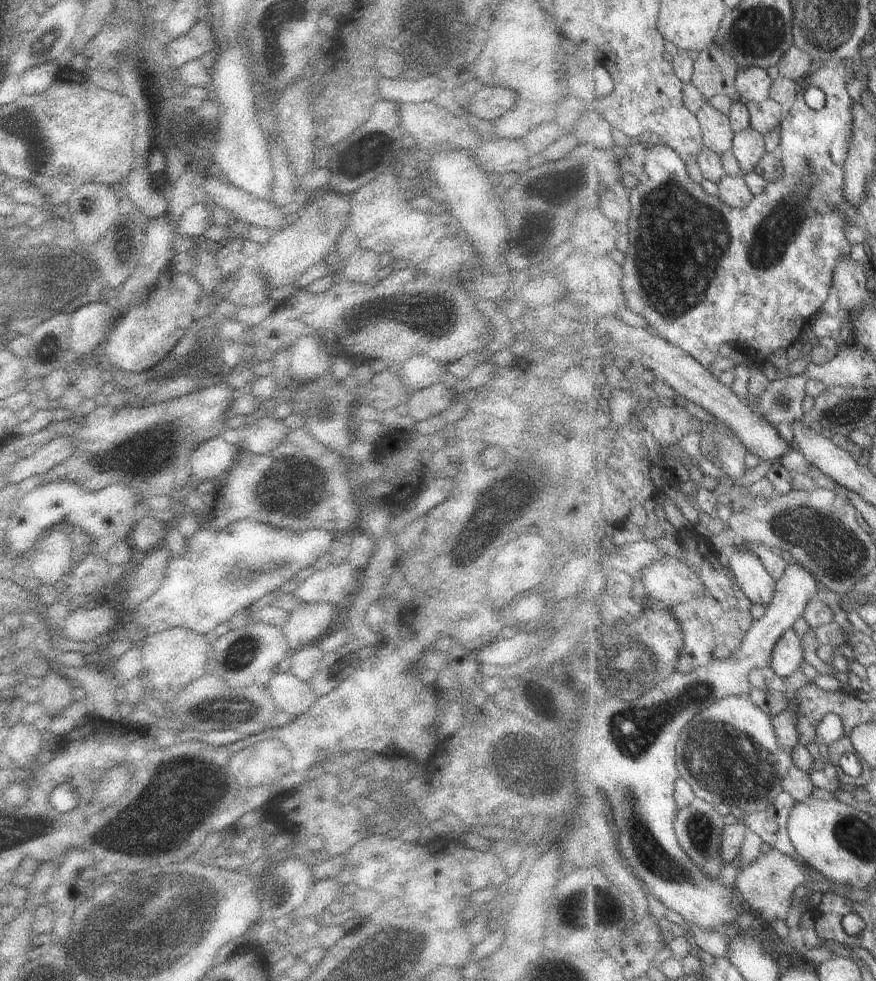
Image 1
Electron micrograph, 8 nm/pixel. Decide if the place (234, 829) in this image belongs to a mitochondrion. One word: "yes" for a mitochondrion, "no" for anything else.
no

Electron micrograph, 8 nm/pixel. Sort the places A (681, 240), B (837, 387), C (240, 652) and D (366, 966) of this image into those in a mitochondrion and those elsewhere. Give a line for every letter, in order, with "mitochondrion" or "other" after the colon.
A: mitochondrion
B: other
C: mitochondrion
D: mitochondrion

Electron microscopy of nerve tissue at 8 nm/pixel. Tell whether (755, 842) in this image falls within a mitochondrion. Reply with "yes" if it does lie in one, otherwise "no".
no

